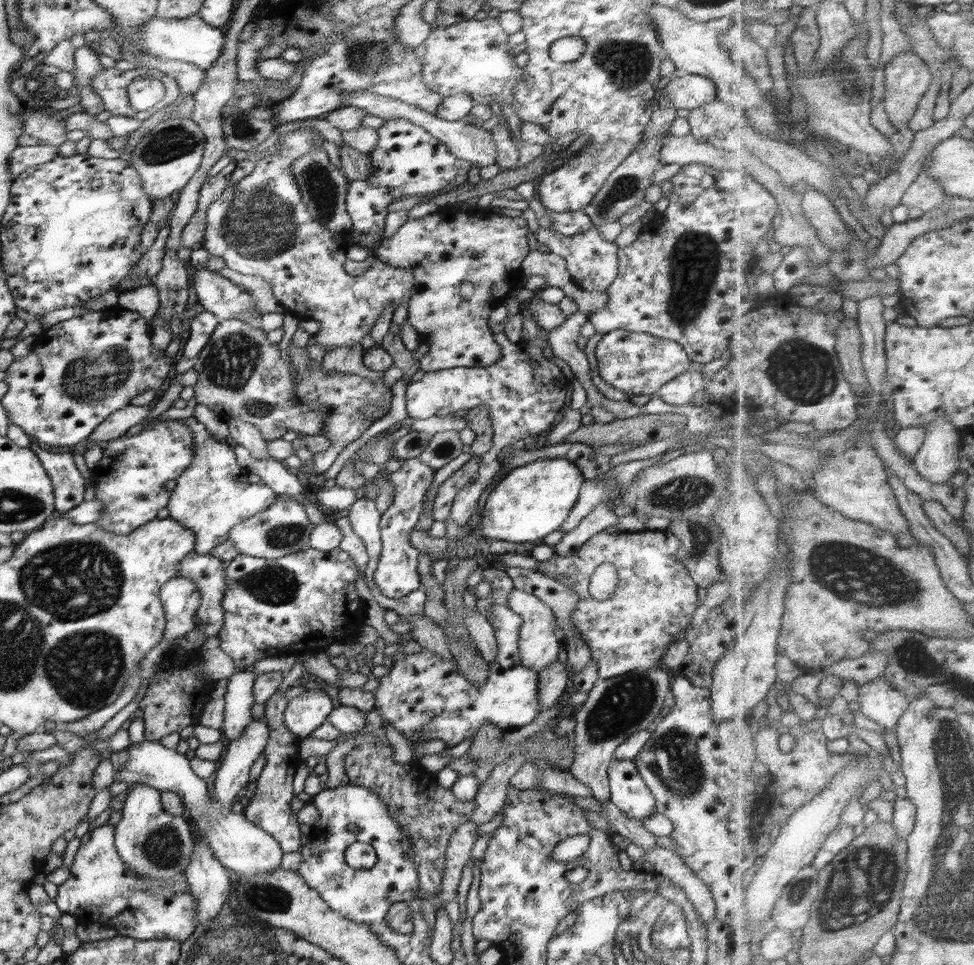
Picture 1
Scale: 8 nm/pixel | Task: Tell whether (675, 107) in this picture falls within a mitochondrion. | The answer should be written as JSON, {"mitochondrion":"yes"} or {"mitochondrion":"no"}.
{"mitochondrion":"no"}

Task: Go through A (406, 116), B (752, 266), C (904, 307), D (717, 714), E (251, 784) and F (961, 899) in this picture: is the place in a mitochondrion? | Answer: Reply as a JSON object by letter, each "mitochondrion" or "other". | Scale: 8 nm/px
{"A":"other","B":"other","C":"other","D":"other","E":"other","F":"mitochondrion"}

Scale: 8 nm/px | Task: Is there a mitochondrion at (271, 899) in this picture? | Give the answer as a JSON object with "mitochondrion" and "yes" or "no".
{"mitochondrion":"yes"}

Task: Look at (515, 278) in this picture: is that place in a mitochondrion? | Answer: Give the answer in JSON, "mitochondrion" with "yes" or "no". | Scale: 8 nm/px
{"mitochondrion":"no"}

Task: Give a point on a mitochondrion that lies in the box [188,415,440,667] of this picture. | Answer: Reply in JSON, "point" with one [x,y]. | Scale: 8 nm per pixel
{"point":[271,586]}

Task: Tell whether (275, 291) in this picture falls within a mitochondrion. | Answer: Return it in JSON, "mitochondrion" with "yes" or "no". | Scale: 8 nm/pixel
{"mitochondrion":"no"}

